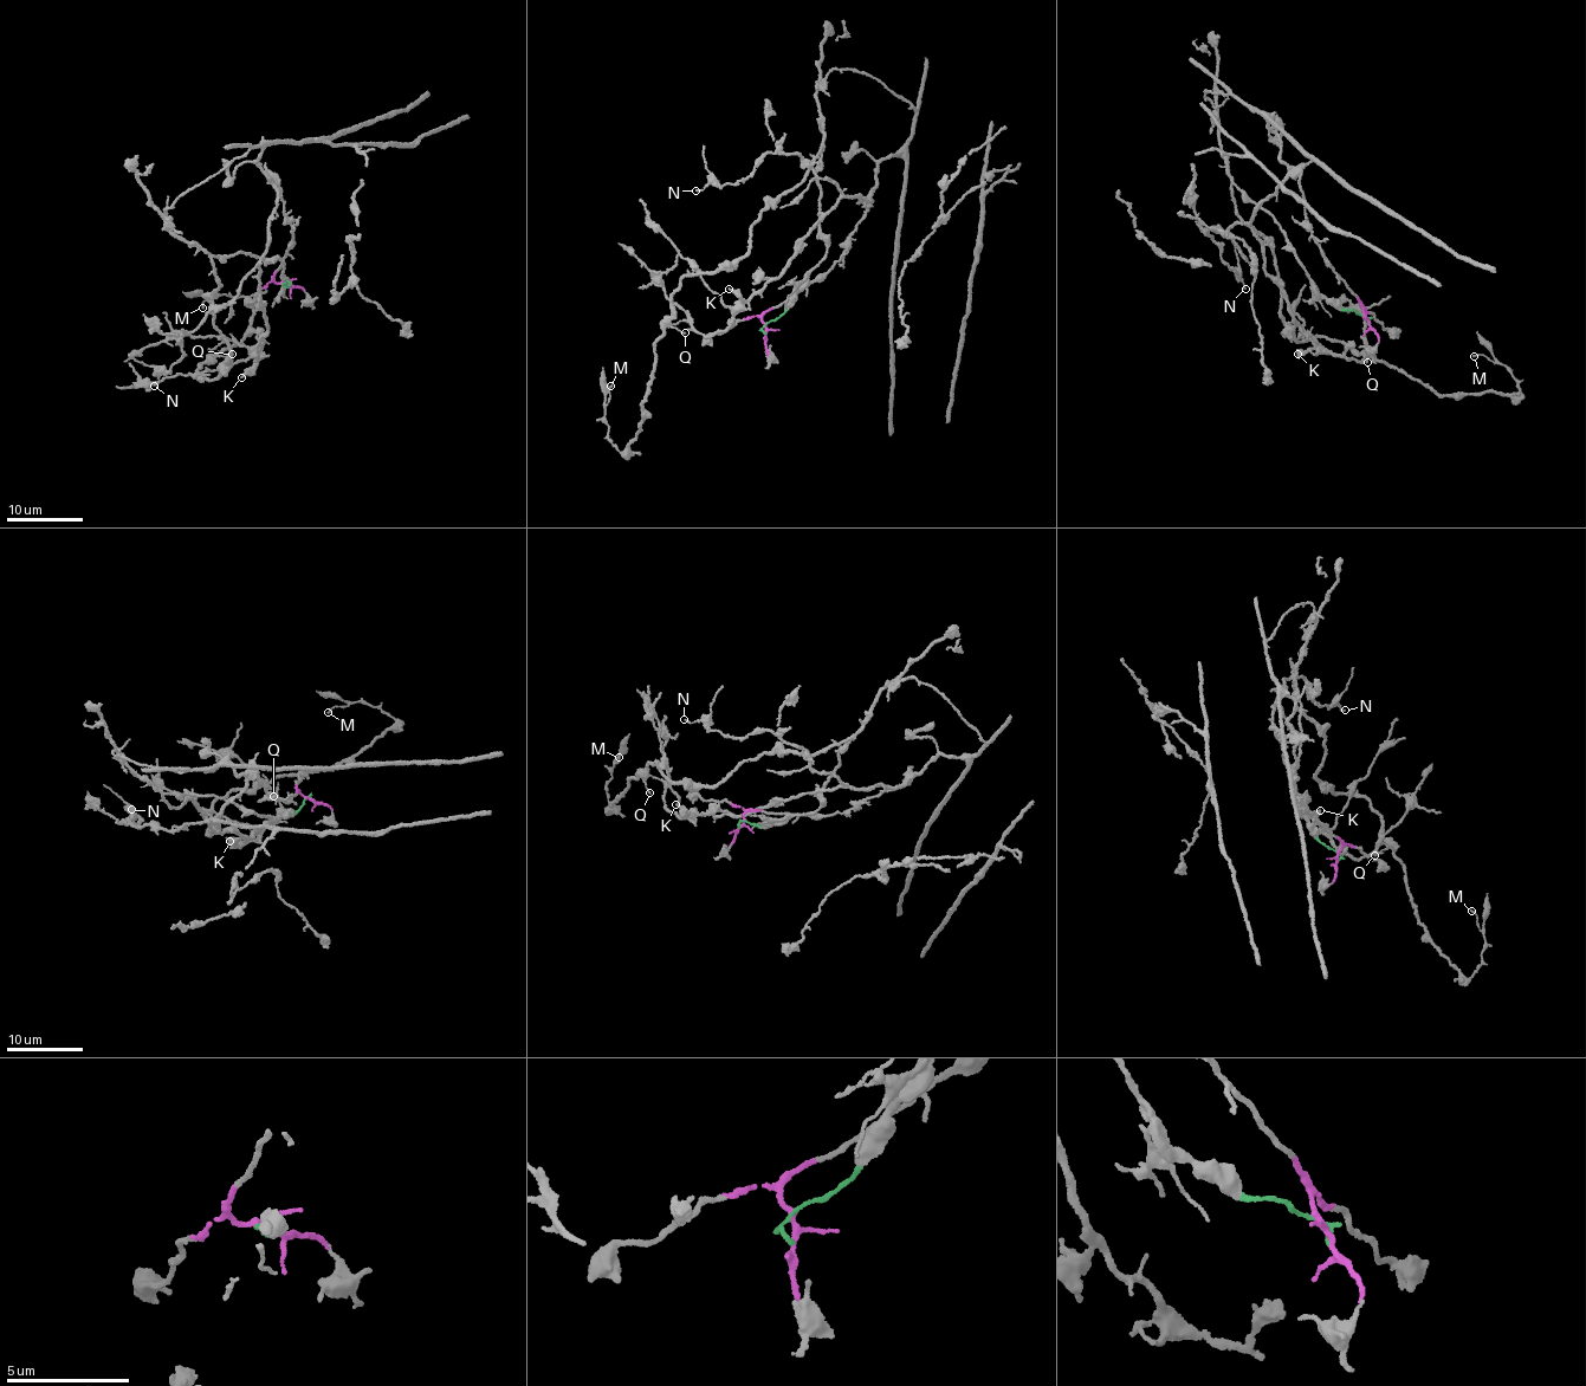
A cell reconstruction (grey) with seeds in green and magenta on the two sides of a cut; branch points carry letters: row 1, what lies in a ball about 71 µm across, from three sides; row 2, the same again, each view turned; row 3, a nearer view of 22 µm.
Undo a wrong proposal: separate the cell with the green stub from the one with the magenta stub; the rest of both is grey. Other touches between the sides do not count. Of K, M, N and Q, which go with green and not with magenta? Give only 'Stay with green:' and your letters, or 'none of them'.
Stay with green: M, Q

